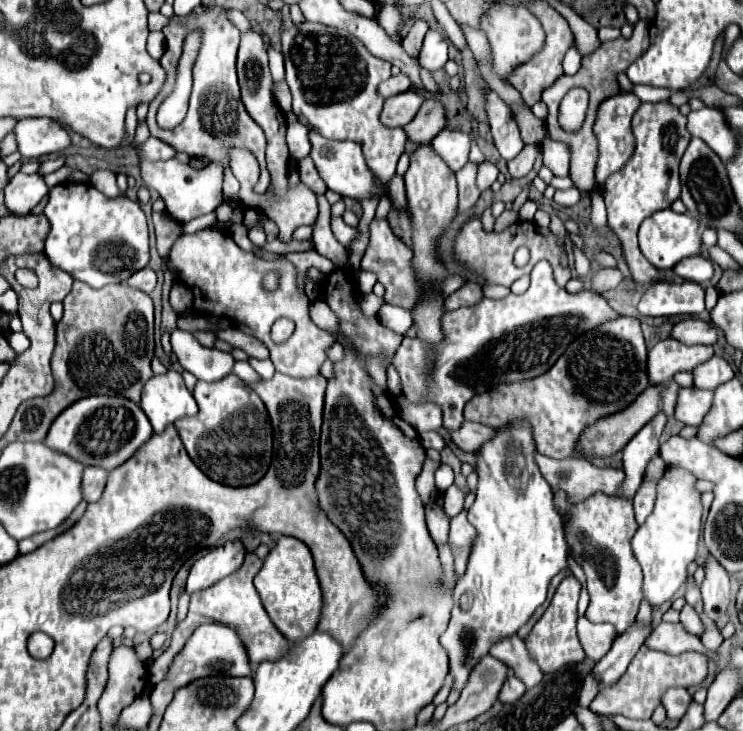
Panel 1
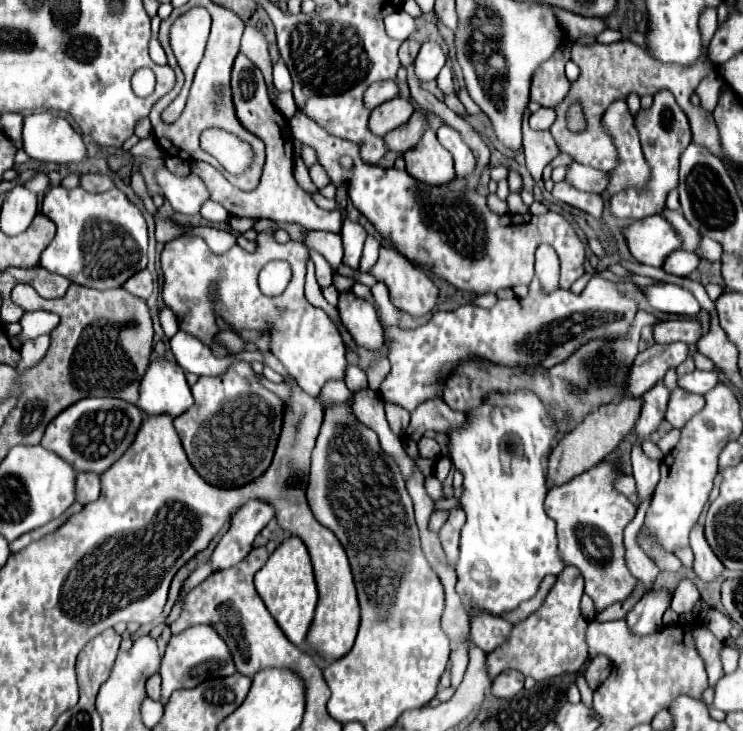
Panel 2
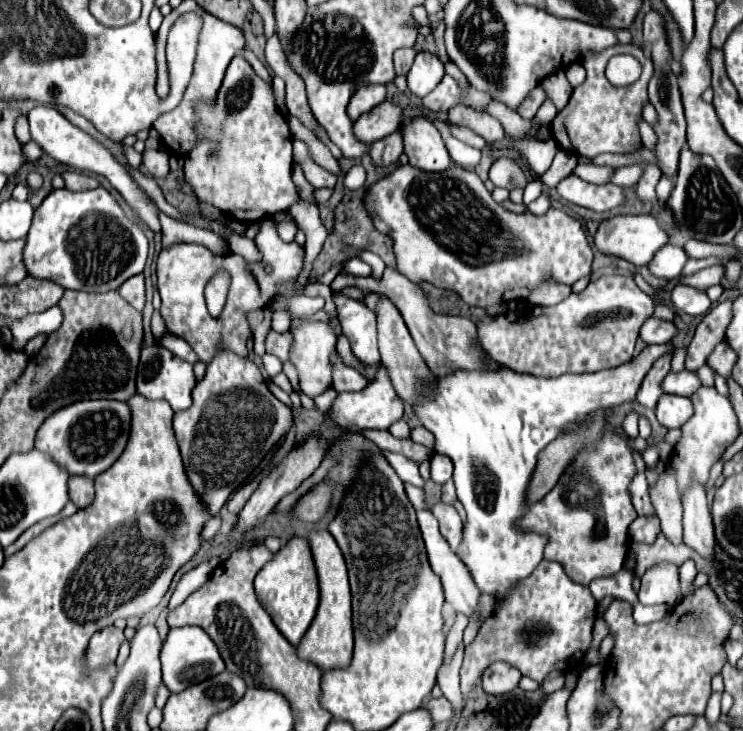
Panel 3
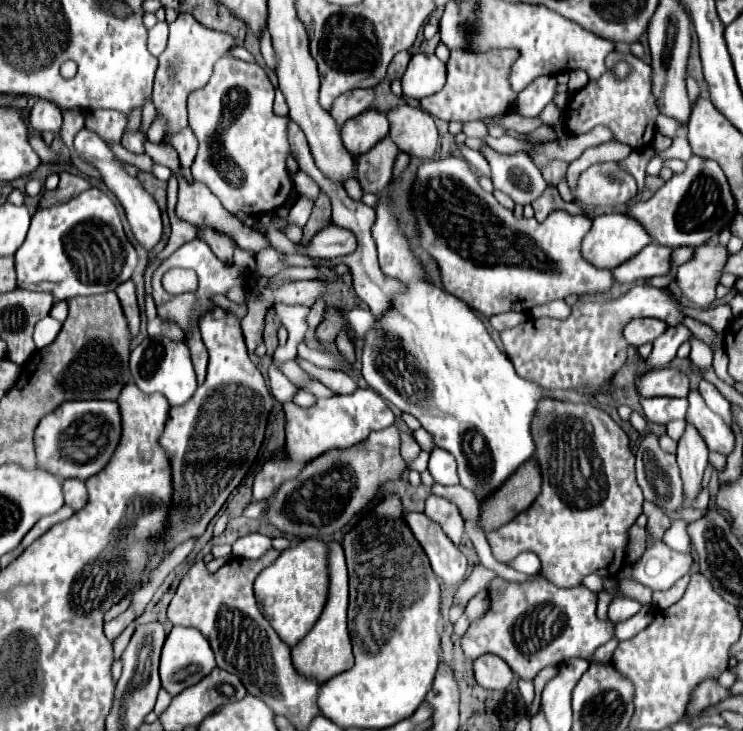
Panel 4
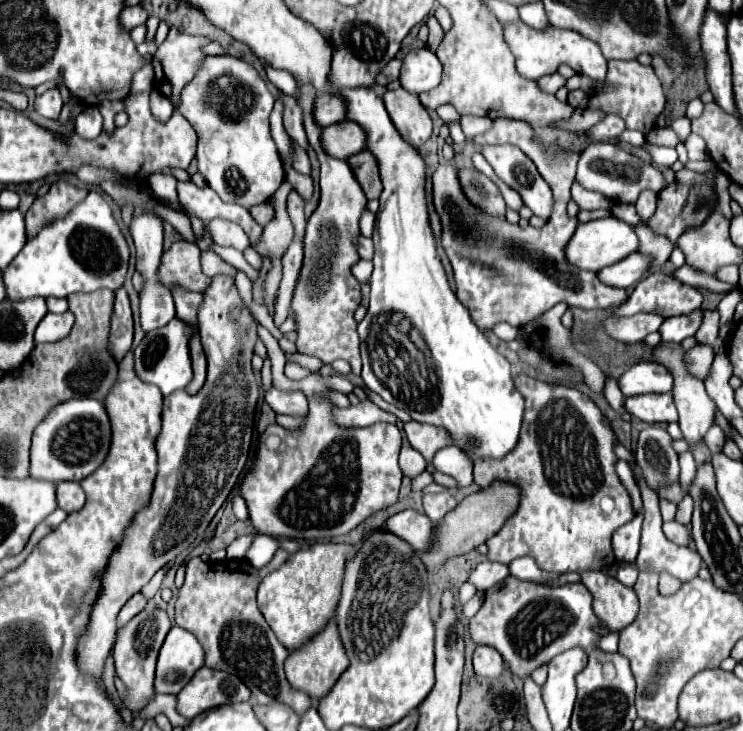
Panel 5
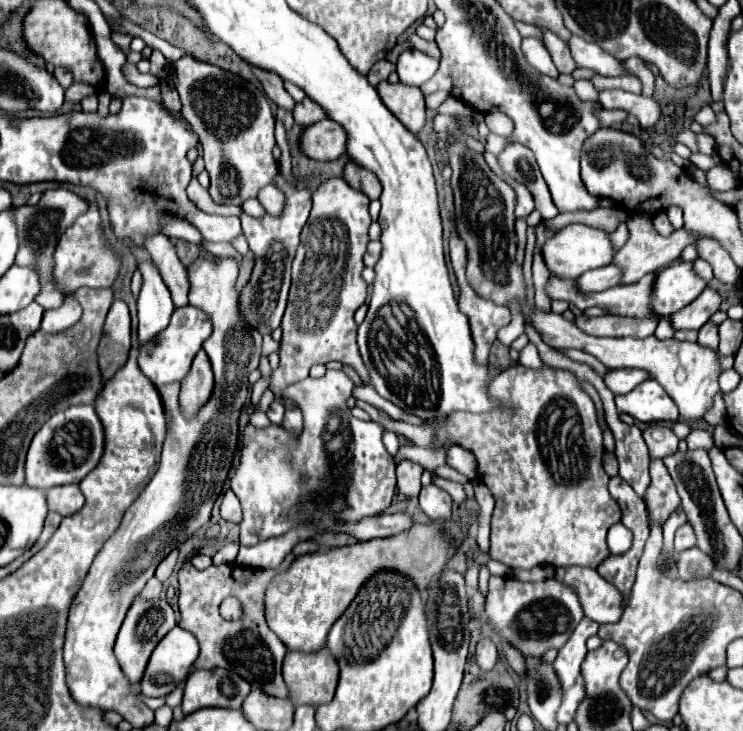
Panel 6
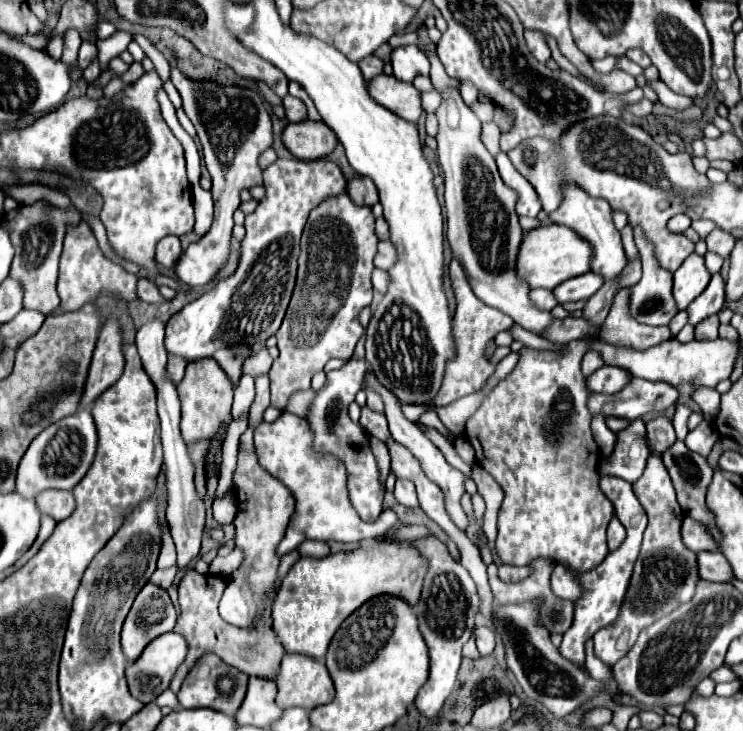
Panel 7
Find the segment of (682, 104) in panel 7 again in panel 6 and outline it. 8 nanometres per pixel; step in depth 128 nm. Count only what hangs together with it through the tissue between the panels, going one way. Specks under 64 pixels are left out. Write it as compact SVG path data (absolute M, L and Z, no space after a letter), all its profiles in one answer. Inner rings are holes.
M572 36L568 40L572 58L578 68L590 68L600 76L620 76L620 60L608 56L608 52L600 50L594 42L582 40L580 36Z

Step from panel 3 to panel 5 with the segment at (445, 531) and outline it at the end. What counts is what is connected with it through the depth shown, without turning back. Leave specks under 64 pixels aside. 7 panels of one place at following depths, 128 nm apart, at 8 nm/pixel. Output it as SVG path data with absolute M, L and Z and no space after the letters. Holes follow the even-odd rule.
M450 492L424 494L424 512L430 520L442 520L450 510L456 508L456 498Z

